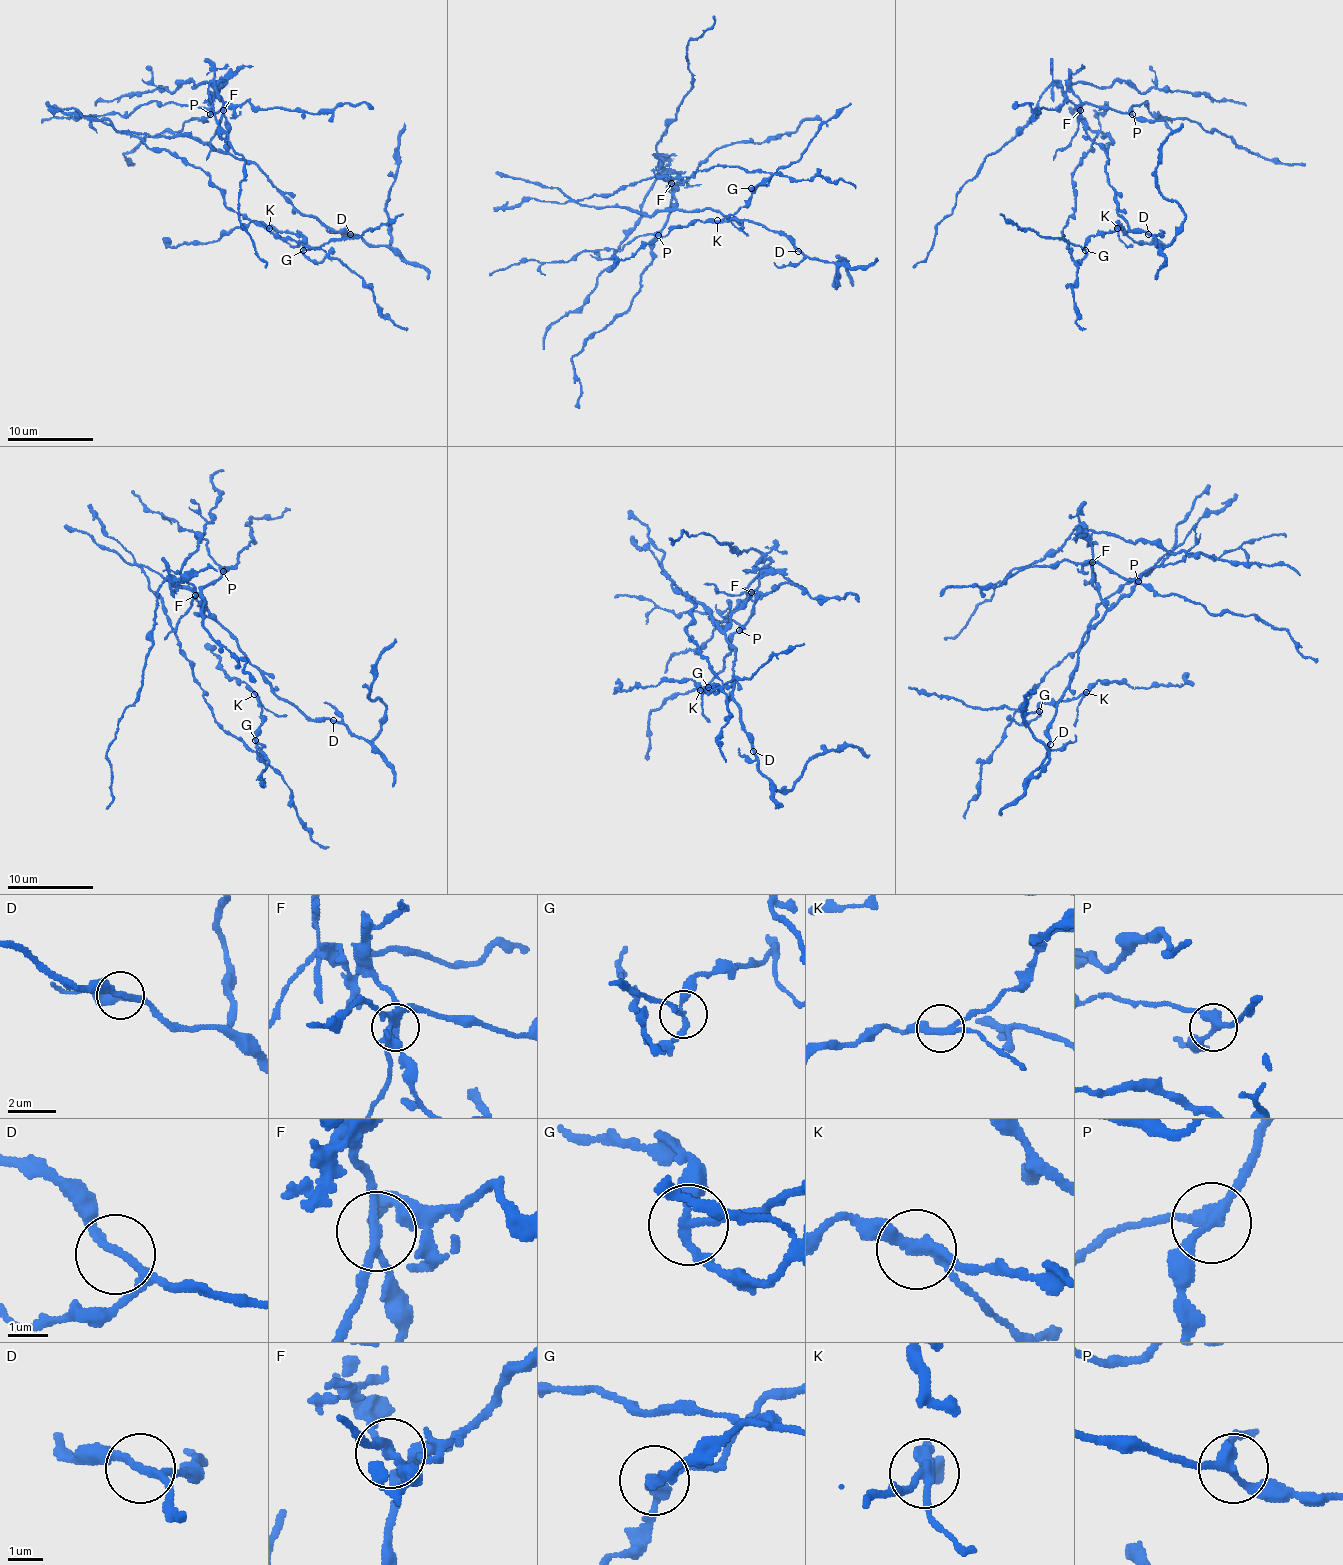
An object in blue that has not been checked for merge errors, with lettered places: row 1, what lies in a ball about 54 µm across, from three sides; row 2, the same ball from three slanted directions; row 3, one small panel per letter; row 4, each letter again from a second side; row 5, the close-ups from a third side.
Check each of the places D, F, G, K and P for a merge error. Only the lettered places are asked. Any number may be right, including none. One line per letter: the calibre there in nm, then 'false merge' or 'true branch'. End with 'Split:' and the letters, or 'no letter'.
D: 180 nm | true branch
F: 200 nm | false merge
G: 200 nm | false merge
K: 240 nm | true branch
P: 300 nm | true branch
Split: F, G

